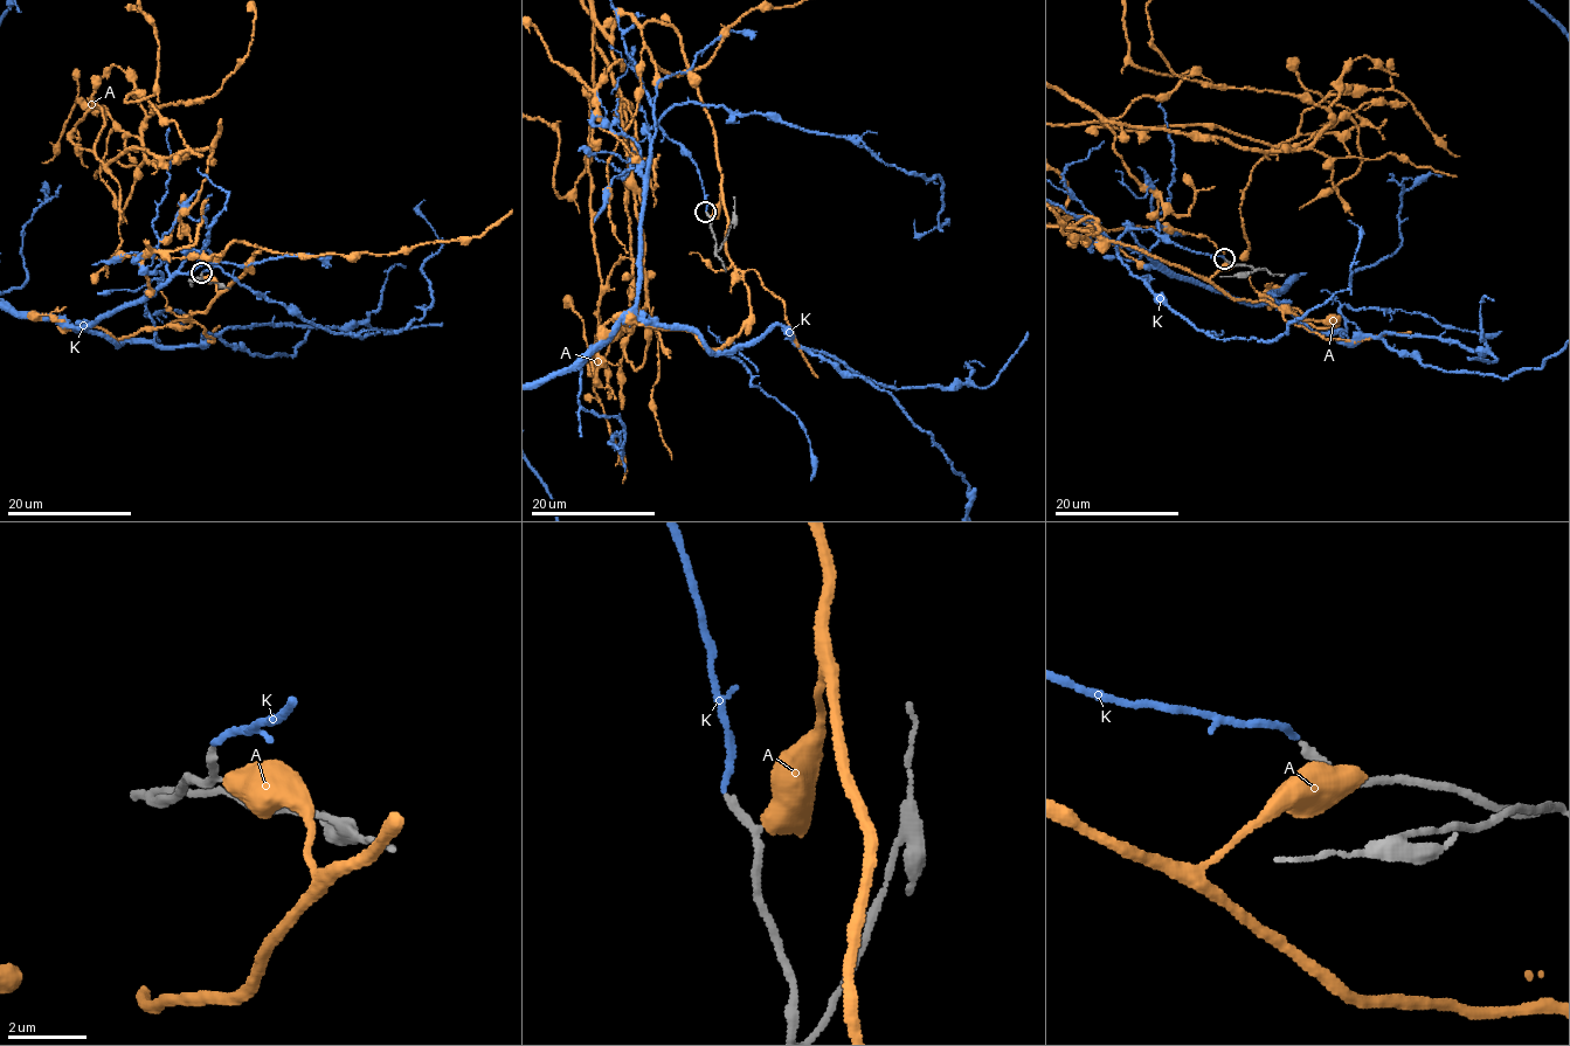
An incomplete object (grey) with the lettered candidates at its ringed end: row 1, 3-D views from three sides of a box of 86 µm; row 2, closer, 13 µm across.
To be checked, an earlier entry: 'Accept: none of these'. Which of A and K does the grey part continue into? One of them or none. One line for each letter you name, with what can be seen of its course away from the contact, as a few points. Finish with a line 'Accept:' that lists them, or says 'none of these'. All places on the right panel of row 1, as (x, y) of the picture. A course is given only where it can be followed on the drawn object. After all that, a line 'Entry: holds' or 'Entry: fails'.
Accept: K
Entry: fails

